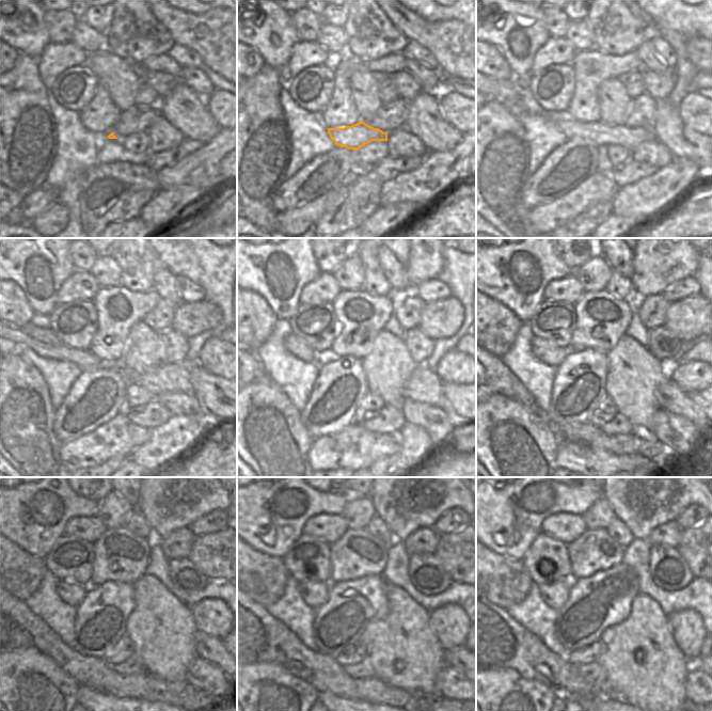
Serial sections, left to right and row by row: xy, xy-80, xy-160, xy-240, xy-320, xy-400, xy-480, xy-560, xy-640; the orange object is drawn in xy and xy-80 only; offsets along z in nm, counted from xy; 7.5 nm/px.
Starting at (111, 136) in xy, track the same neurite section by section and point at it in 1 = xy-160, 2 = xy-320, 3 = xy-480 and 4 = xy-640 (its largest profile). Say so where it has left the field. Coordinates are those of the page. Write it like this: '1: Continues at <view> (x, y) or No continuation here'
1: Continues at xy-160 (600, 133)
2: Continues at xy-320 (424, 385)
3: Continues at xy-480 (207, 647)
4: Continues at xy-640 (693, 663)

